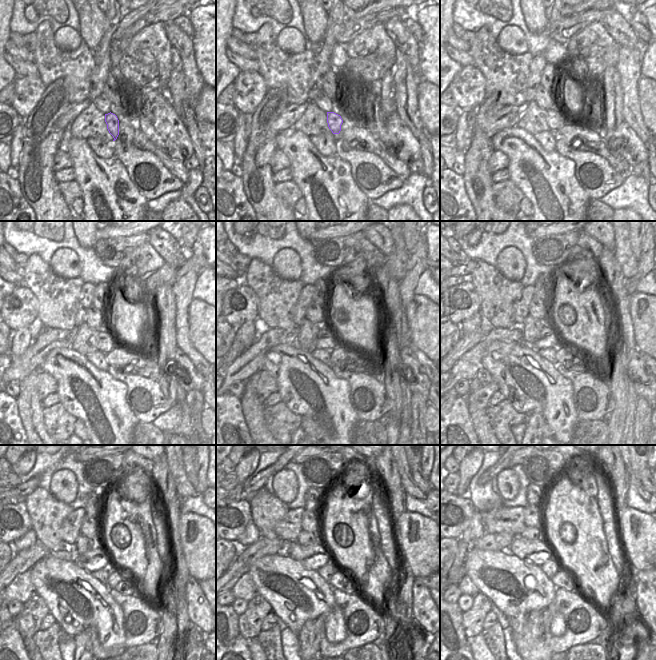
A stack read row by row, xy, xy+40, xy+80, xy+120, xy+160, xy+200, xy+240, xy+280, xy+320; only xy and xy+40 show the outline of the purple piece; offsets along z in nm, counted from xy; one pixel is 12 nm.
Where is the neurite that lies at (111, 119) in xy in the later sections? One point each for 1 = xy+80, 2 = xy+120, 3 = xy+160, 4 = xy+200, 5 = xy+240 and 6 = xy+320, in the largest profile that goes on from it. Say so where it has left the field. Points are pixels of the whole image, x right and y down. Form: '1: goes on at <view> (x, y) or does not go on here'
1: goes on at xy+80 (556, 120)
2: goes on at xy+120 (105, 343)
3: goes on at xy+160 (325, 339)
4: goes on at xy+200 (548, 338)
5: goes on at xy+240 (93, 560)
6: goes on at xy+320 (523, 548)

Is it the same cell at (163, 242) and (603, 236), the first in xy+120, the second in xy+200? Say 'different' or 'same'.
same

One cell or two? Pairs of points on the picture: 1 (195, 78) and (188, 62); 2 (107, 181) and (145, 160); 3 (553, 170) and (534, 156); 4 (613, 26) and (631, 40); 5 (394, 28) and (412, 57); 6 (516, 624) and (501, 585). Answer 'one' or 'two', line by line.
1: one
2: two
3: one
4: one
5: one
6: two

